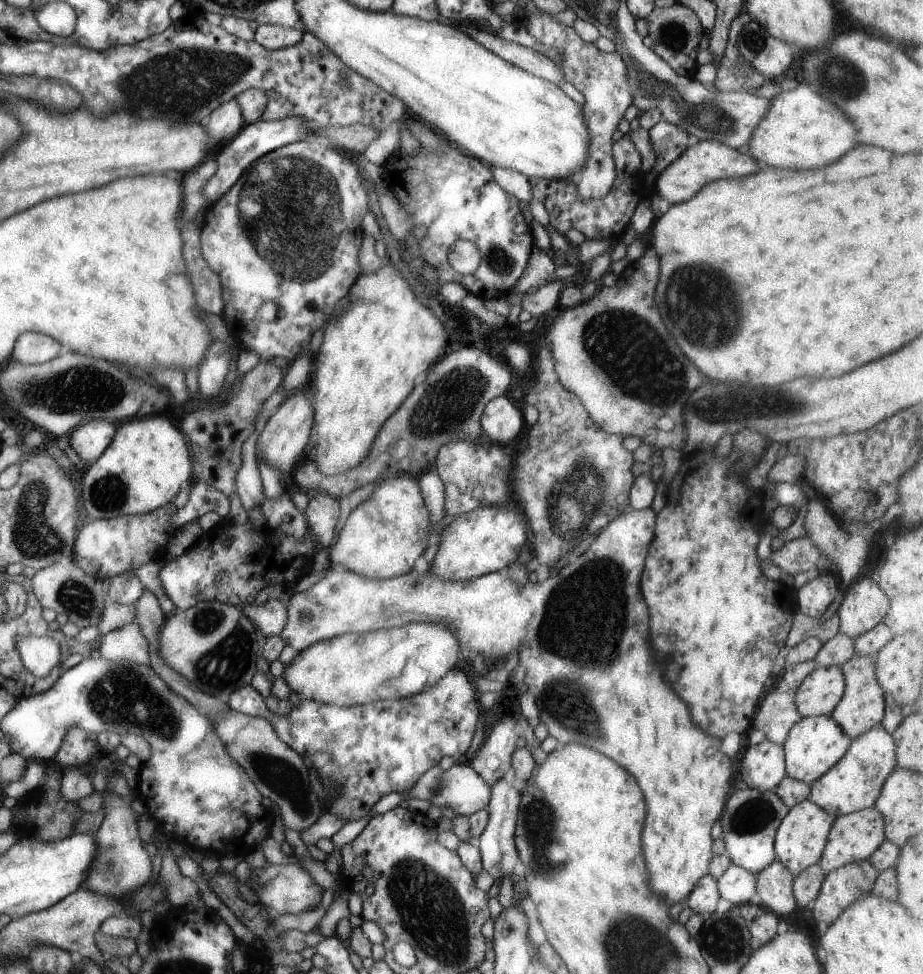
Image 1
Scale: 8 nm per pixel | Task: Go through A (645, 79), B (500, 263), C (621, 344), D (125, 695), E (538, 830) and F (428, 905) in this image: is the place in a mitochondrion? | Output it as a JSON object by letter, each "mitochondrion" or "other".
{"A":"mitochondrion","B":"mitochondrion","C":"mitochondrion","D":"mitochondrion","E":"mitochondrion","F":"mitochondrion"}

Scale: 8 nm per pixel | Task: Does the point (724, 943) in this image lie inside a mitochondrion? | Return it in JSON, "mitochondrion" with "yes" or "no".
{"mitochondrion":"yes"}

